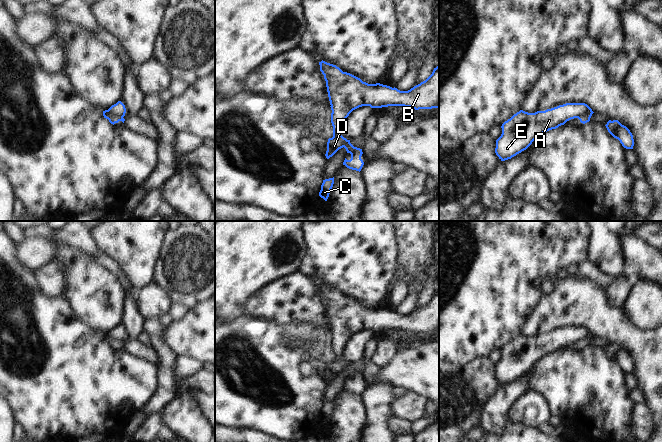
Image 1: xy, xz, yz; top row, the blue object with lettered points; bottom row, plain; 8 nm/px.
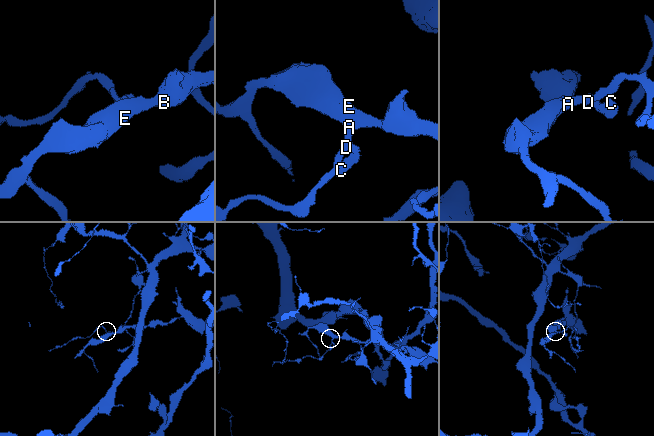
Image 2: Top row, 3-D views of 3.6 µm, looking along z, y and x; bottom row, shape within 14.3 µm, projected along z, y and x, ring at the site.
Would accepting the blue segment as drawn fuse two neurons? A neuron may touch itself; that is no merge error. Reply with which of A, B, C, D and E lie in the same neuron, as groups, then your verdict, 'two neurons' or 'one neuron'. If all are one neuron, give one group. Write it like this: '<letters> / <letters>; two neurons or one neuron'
A B C E / D; two neurons

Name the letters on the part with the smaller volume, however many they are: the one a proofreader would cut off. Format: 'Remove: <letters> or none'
Remove: D

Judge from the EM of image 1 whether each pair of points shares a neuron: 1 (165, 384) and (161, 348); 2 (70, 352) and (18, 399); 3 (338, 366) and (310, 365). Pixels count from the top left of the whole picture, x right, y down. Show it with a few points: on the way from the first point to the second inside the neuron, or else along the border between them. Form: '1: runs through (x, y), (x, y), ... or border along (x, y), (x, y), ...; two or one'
1: runs through (165, 375), (165, 357); one
2: runs through (57, 365), (38, 385), (31, 386); one
3: border along (332, 360), (327, 366), (325, 378), (327, 383); two

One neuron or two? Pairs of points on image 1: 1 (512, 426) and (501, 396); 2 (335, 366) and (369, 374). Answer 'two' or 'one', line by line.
1: two
2: two

